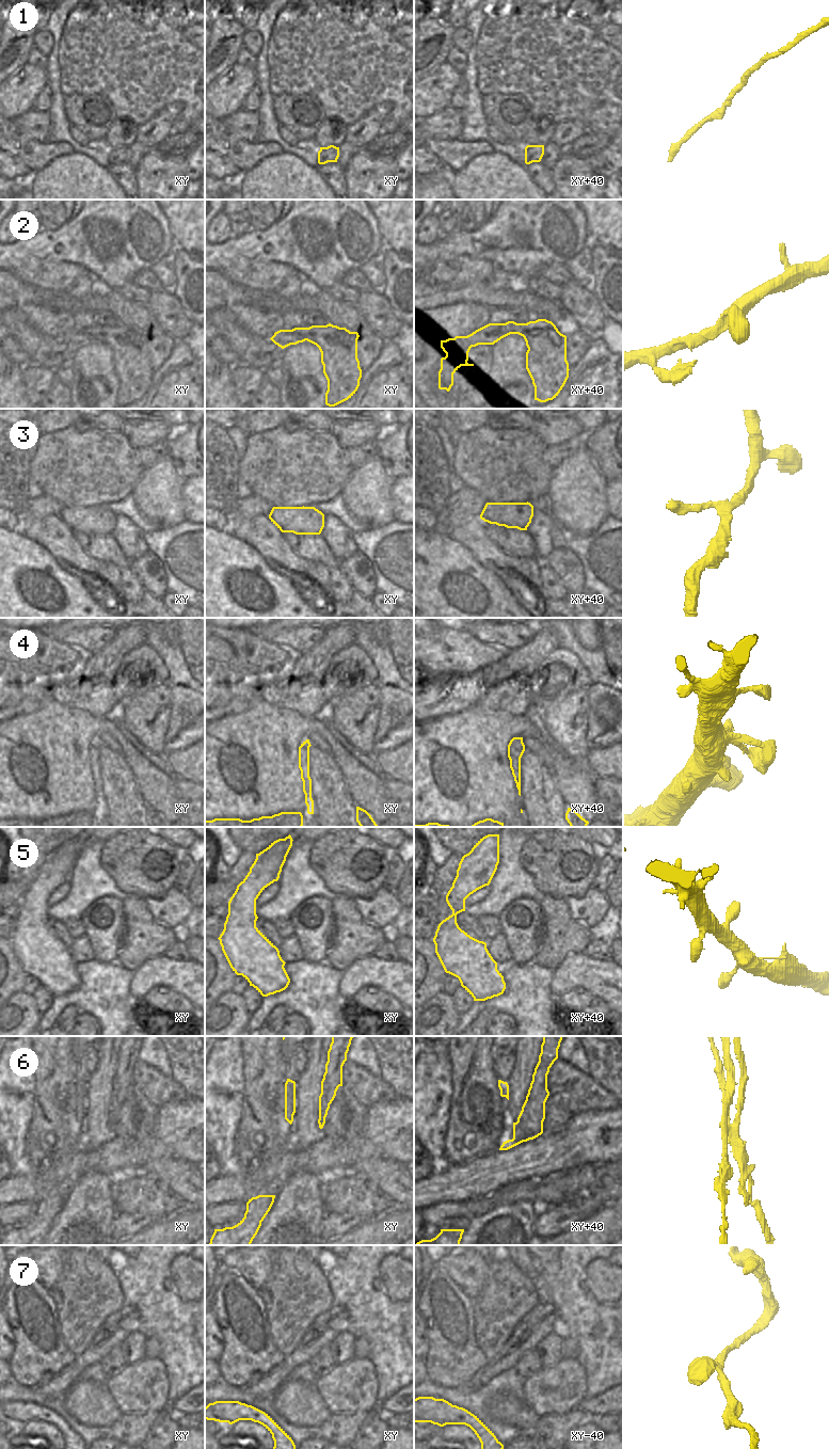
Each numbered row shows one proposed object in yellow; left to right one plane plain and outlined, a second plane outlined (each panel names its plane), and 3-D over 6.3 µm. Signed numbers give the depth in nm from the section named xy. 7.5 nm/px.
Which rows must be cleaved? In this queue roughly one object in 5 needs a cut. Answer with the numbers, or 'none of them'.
6

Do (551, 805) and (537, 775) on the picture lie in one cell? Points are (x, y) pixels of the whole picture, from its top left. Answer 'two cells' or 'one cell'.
one cell

